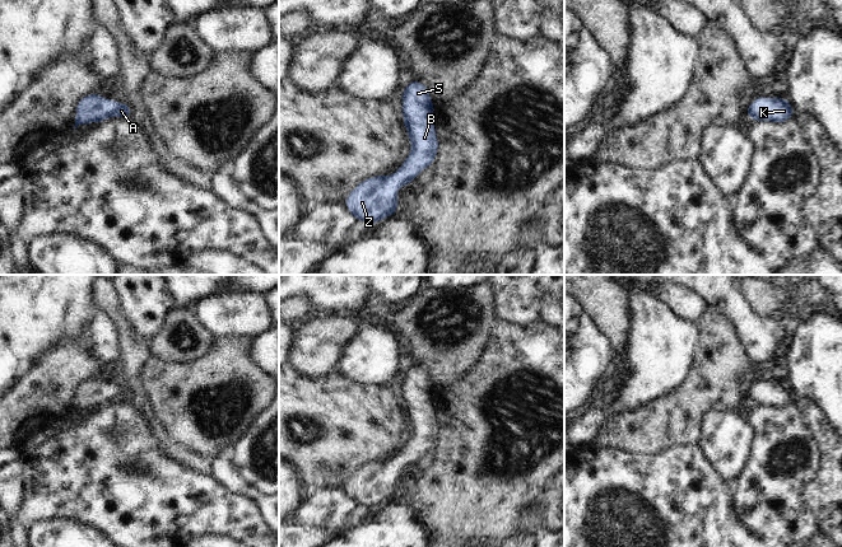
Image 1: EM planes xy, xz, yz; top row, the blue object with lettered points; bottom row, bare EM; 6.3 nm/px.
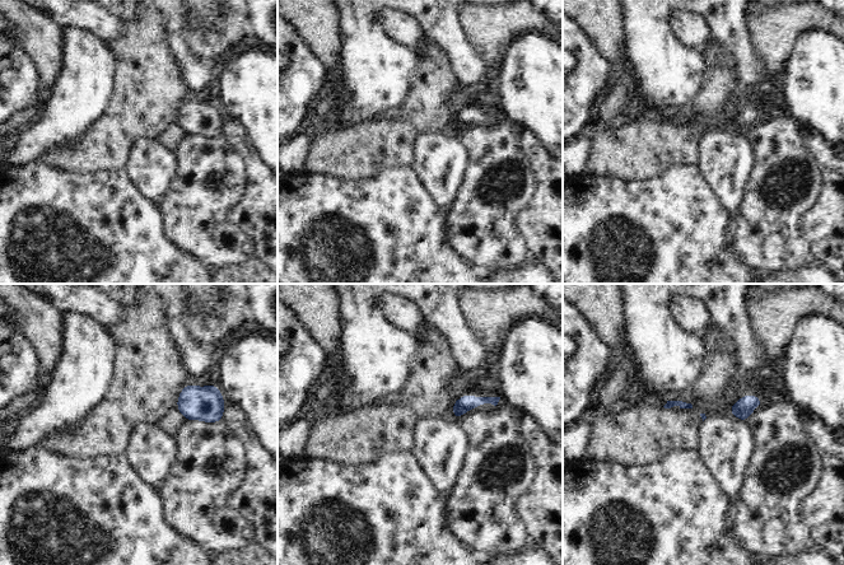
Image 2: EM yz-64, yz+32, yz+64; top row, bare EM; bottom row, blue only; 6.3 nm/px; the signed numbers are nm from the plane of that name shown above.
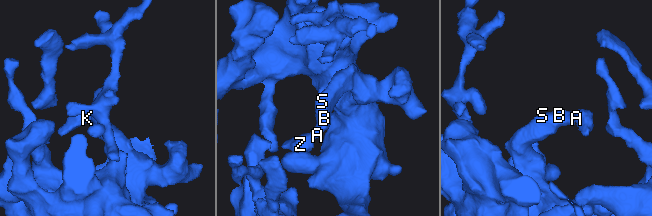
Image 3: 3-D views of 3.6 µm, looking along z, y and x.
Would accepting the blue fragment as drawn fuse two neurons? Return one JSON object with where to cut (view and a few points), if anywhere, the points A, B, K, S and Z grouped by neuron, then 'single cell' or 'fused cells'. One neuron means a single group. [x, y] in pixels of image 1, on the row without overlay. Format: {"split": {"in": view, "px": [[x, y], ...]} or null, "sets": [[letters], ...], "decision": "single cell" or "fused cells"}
{"split": null, "sets": [["A", "B", "K", "S", "Z"]], "decision": "single cell"}

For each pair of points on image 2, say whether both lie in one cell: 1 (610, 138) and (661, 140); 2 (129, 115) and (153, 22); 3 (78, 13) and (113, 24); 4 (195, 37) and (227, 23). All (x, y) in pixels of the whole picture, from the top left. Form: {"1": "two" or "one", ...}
{"1": "one", "2": "one", "3": "one", "4": "one"}

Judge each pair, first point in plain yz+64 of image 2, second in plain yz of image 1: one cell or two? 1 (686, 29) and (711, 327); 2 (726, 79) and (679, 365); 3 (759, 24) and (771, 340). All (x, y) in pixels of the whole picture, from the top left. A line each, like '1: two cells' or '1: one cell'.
1: two cells
2: two cells
3: two cells

